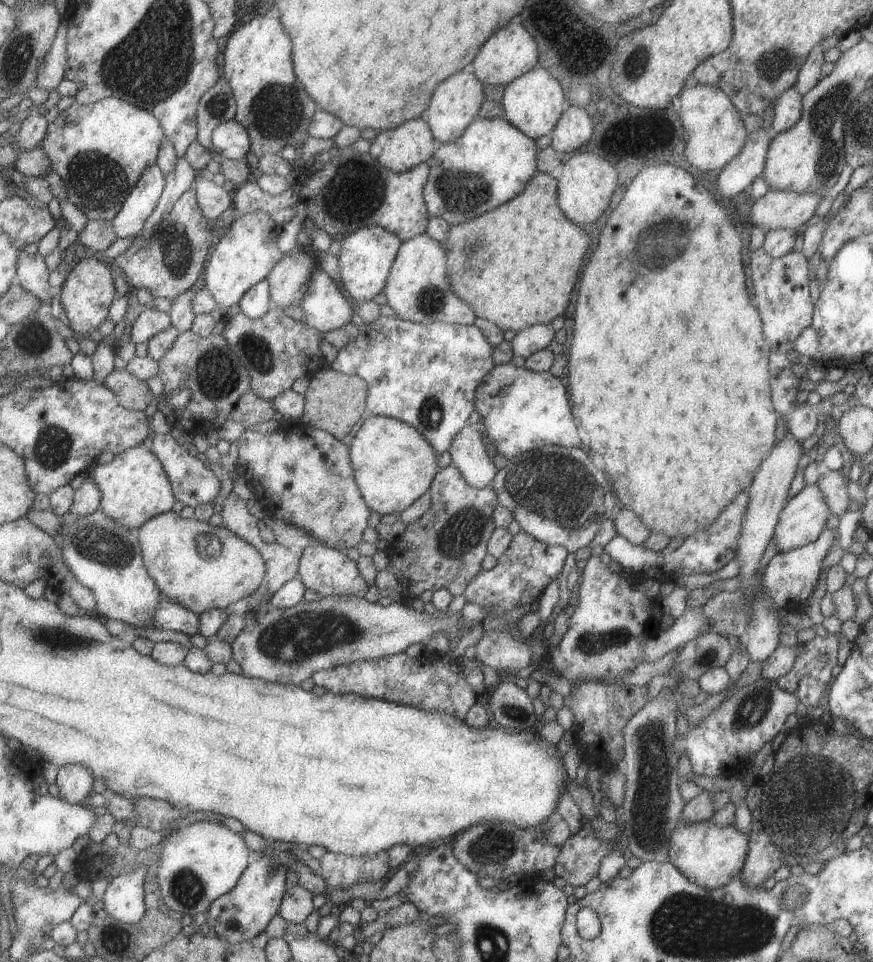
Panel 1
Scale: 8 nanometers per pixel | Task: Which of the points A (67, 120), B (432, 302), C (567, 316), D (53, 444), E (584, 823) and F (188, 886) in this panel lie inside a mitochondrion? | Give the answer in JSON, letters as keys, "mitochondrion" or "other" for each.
{"A":"other","B":"mitochondrion","C":"other","D":"mitochondrion","E":"other","F":"mitochondrion"}

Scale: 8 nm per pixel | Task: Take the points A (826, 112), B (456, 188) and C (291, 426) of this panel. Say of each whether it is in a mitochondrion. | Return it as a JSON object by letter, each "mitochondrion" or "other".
{"A":"mitochondrion","B":"mitochondrion","C":"other"}

